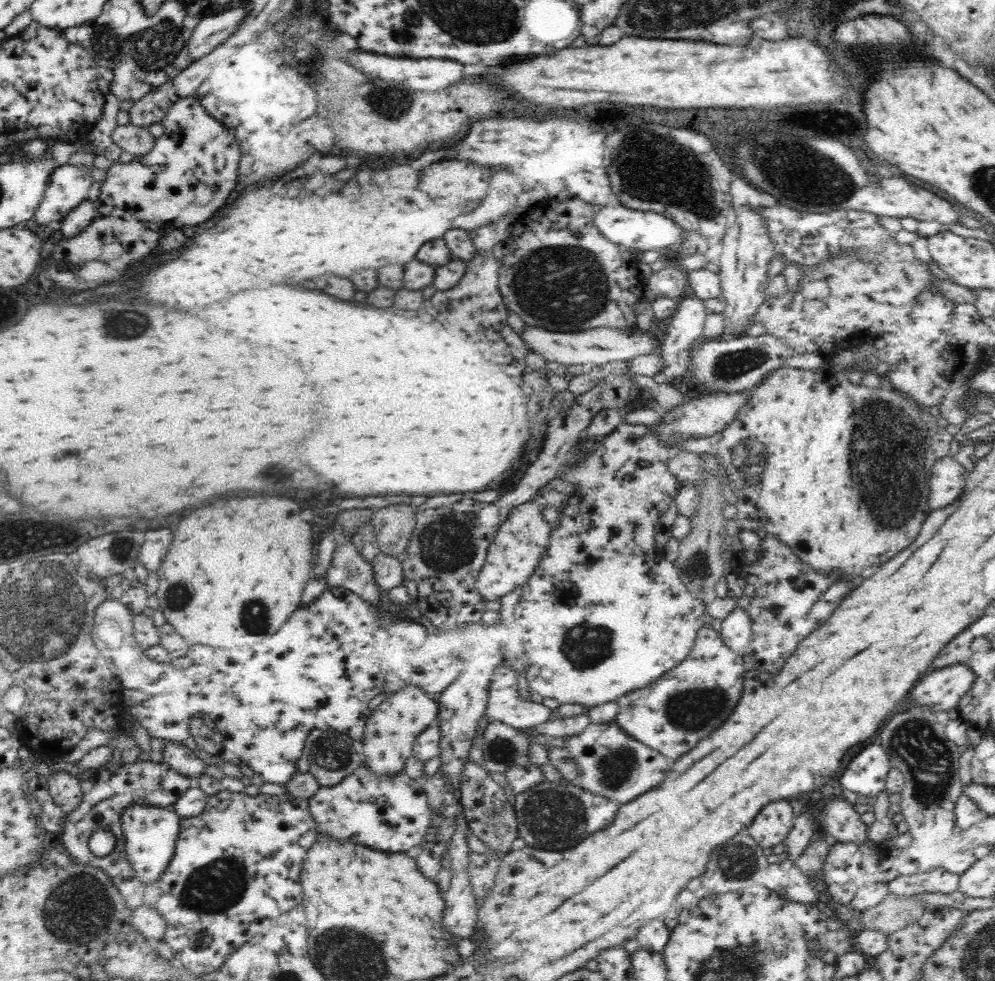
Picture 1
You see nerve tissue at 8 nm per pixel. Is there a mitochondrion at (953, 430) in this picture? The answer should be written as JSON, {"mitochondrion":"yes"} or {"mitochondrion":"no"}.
{"mitochondrion":"no"}

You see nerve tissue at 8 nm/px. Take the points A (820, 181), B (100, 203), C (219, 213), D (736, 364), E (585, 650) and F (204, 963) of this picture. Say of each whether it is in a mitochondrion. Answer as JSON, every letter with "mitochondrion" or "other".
{"A":"mitochondrion","B":"other","C":"other","D":"mitochondrion","E":"mitochondrion","F":"other"}

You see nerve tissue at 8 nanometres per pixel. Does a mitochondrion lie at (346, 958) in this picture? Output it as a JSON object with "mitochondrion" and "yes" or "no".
{"mitochondrion":"yes"}

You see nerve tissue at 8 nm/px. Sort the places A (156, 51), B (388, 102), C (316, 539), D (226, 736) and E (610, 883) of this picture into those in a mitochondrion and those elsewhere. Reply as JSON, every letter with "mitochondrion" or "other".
{"A":"mitochondrion","B":"mitochondrion","C":"other","D":"other","E":"other"}

